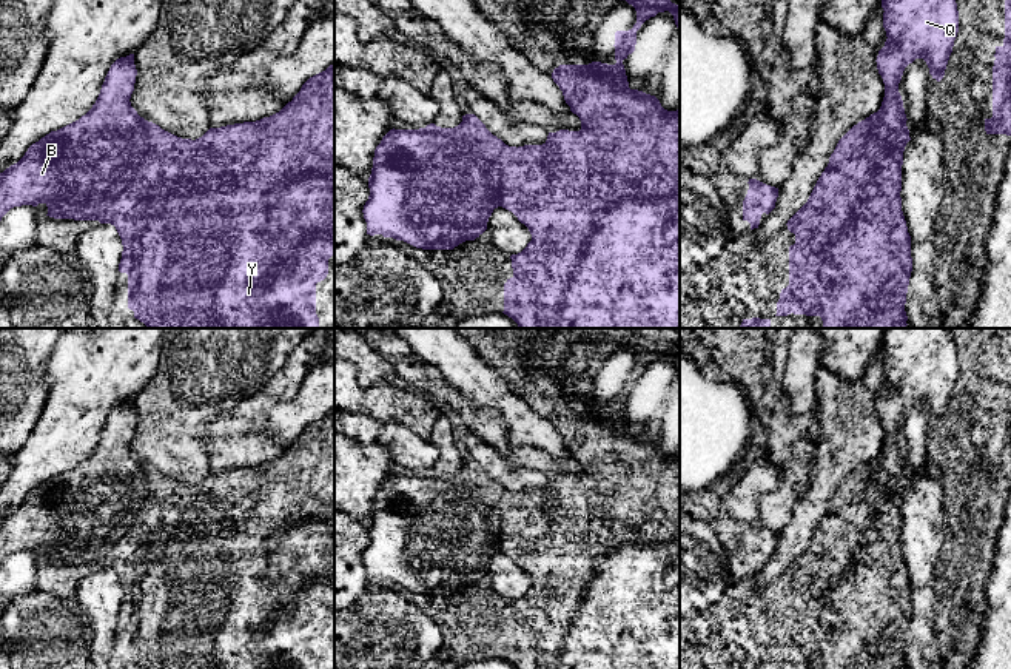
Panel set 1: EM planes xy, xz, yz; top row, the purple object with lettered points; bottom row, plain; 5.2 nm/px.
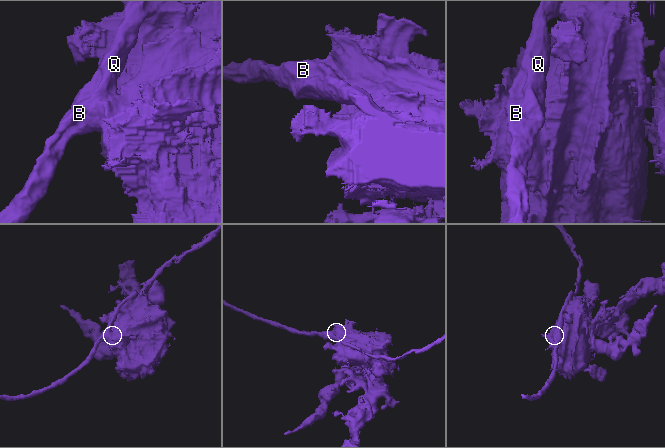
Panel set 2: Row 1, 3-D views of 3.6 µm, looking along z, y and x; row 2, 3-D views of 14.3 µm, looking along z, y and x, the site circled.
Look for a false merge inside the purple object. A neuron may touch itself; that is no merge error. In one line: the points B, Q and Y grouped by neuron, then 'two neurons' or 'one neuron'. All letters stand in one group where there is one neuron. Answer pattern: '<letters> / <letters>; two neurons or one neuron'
B Q / Y; two neurons

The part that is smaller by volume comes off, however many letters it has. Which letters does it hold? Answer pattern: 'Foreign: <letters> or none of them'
Foreign: B, Q

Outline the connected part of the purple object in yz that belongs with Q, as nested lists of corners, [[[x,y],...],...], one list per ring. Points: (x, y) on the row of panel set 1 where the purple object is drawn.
[[[882,0],[882,8],[888,39],[875,62],[885,97],[880,109],[854,125],[835,146],[838,151],[869,148],[878,160],[903,154],[911,140],[898,92],[905,68],[923,59],[932,79],[940,82],[959,32],[956,0]]]

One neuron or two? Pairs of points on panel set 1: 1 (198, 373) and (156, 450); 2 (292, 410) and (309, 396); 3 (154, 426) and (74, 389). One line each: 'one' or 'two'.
1: one
2: one
3: two

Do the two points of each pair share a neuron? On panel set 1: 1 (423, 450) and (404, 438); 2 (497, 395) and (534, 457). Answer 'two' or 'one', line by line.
1: one
2: two

